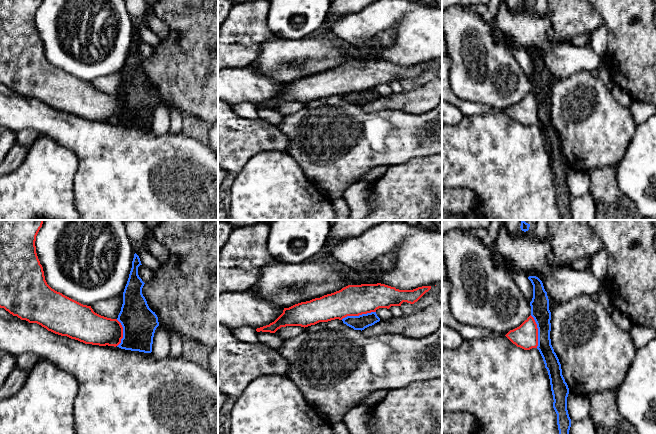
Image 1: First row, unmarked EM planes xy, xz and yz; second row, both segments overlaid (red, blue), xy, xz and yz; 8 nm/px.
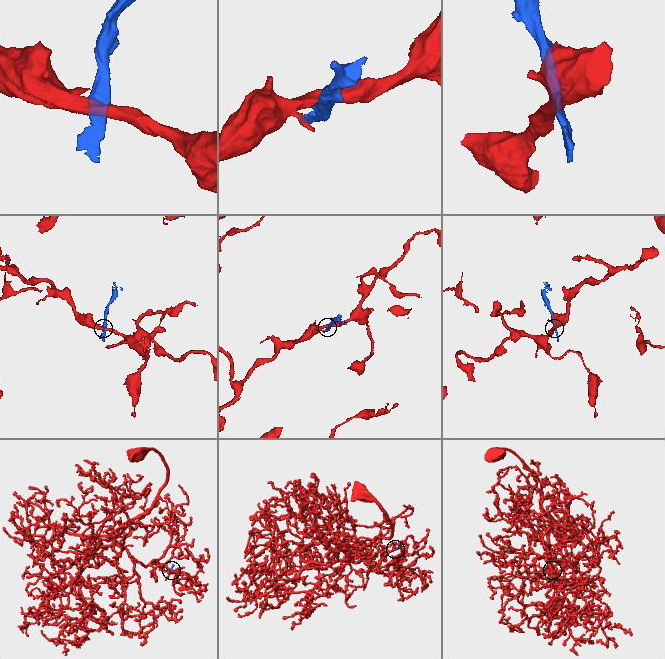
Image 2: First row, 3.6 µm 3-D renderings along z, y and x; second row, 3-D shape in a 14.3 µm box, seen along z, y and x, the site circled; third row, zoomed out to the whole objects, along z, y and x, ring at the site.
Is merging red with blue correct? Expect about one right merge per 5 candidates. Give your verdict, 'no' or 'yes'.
no

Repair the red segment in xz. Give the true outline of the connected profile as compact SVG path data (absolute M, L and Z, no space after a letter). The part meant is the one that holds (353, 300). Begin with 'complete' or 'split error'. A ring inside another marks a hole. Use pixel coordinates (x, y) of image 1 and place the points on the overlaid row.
complete; M381 283L348 285L334 293L284 308L274 322L256 331L275 333L286 326L305 328L319 322L376 312L379 308L401 306L403 302L414 304L430 289L431 286L422 286L399 290Z

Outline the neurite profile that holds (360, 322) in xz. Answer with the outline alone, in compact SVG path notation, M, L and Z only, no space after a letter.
M376 312L362 314L359 316L347 316L342 319L343 323L353 328L354 330L364 330L365 328L374 325L380 321Z

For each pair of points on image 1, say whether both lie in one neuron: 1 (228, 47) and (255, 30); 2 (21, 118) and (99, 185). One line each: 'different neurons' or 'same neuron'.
1: same neuron
2: same neuron

